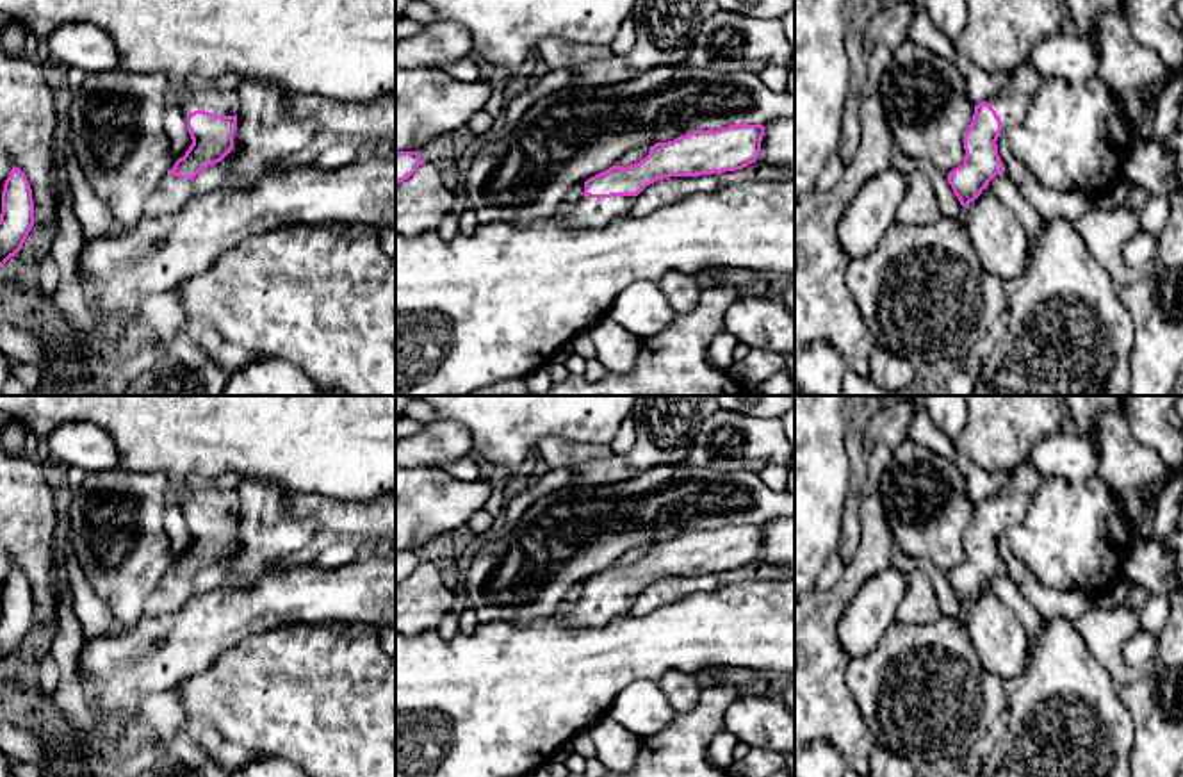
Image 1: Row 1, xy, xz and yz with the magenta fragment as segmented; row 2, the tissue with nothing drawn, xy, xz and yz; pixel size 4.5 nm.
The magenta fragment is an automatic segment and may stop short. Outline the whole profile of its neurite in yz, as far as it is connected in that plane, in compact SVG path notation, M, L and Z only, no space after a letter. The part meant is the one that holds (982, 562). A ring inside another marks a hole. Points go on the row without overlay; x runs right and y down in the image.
M1024 462L998 481L992 495L975 504L973 520L964 535L964 563L948 572L948 583L962 606L975 601L989 581L1003 572L996 540L1007 528L1021 522L1046 478Z

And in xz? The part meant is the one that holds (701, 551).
M736 522L656 542L638 563L613 565L588 577L584 593L570 604L567 622L572 627L600 627L629 615L636 595L657 579L743 568L757 560L763 535L763 524Z

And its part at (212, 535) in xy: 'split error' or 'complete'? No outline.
split error

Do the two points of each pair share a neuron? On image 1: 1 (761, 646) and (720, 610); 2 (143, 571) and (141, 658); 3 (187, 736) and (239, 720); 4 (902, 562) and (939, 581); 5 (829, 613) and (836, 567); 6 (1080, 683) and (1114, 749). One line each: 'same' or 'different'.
1: same
2: different
3: different
4: same
5: different
6: same

